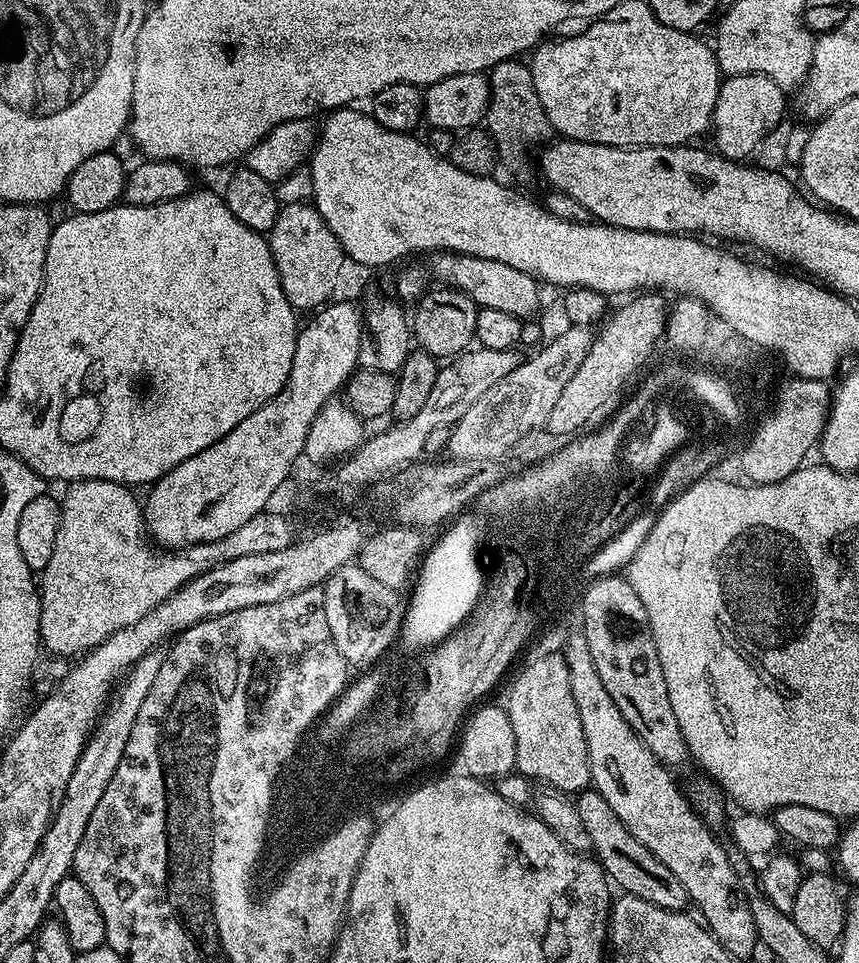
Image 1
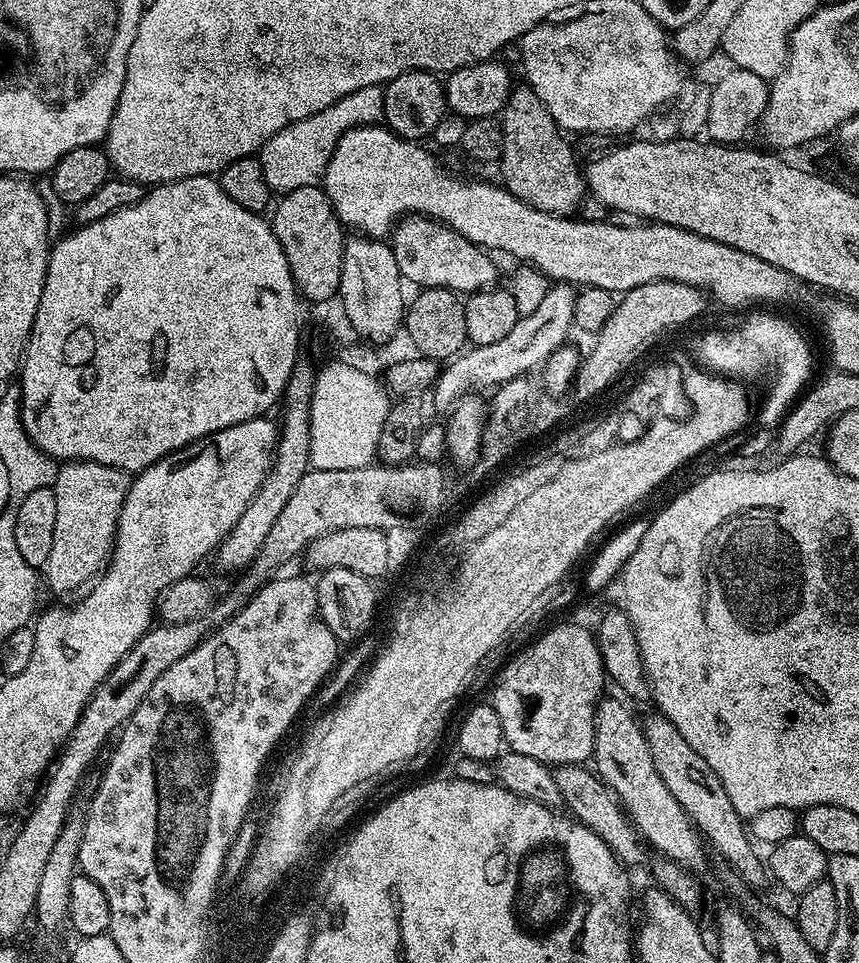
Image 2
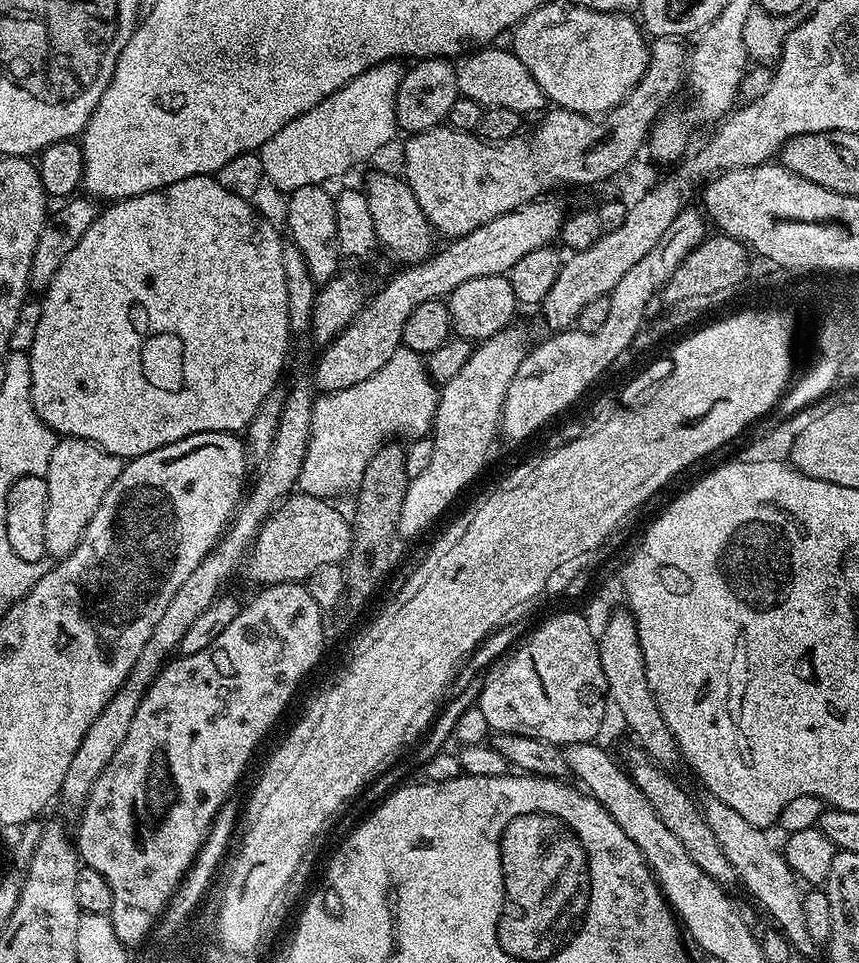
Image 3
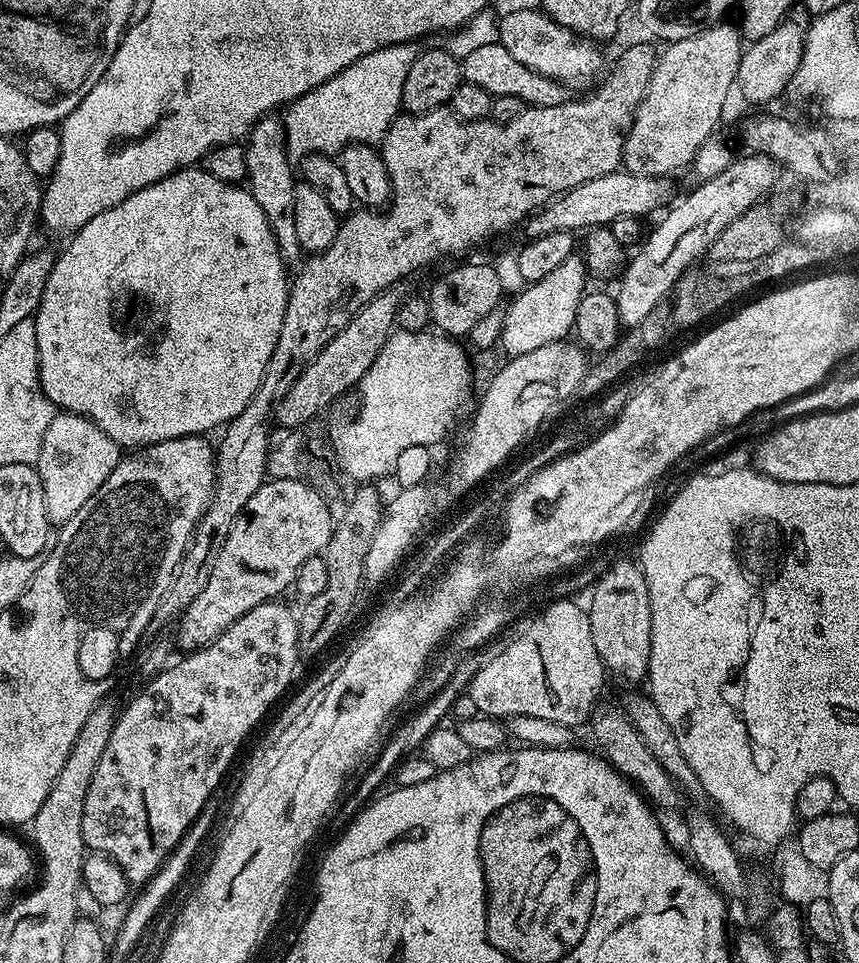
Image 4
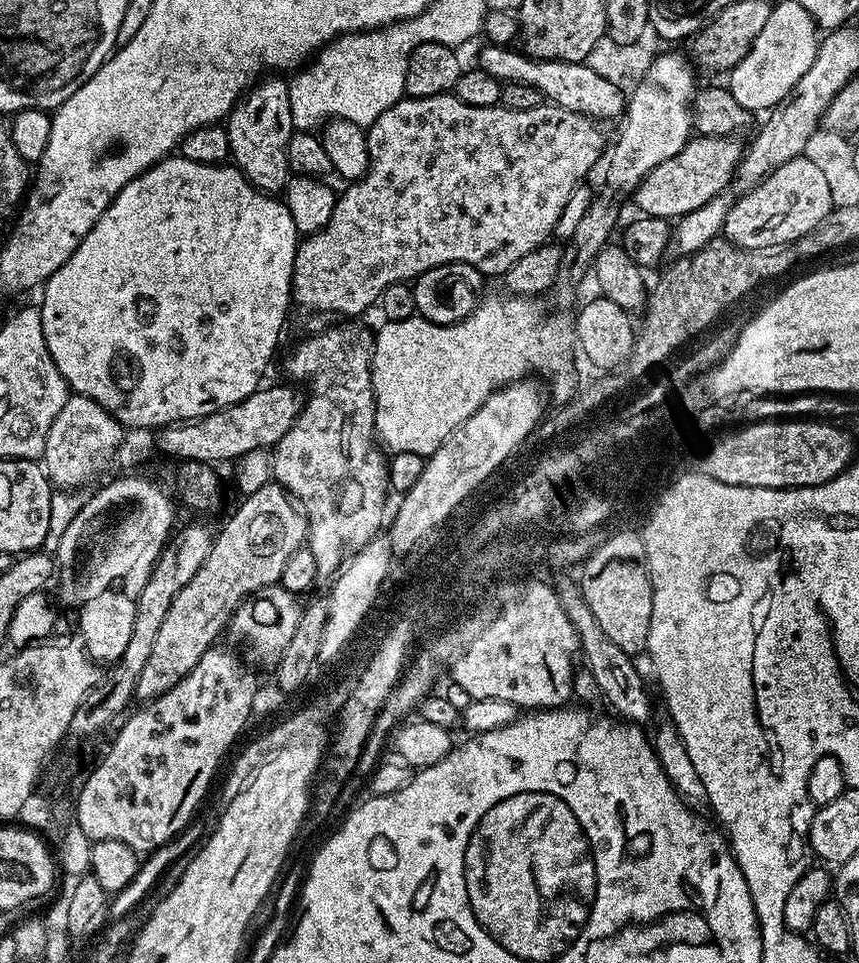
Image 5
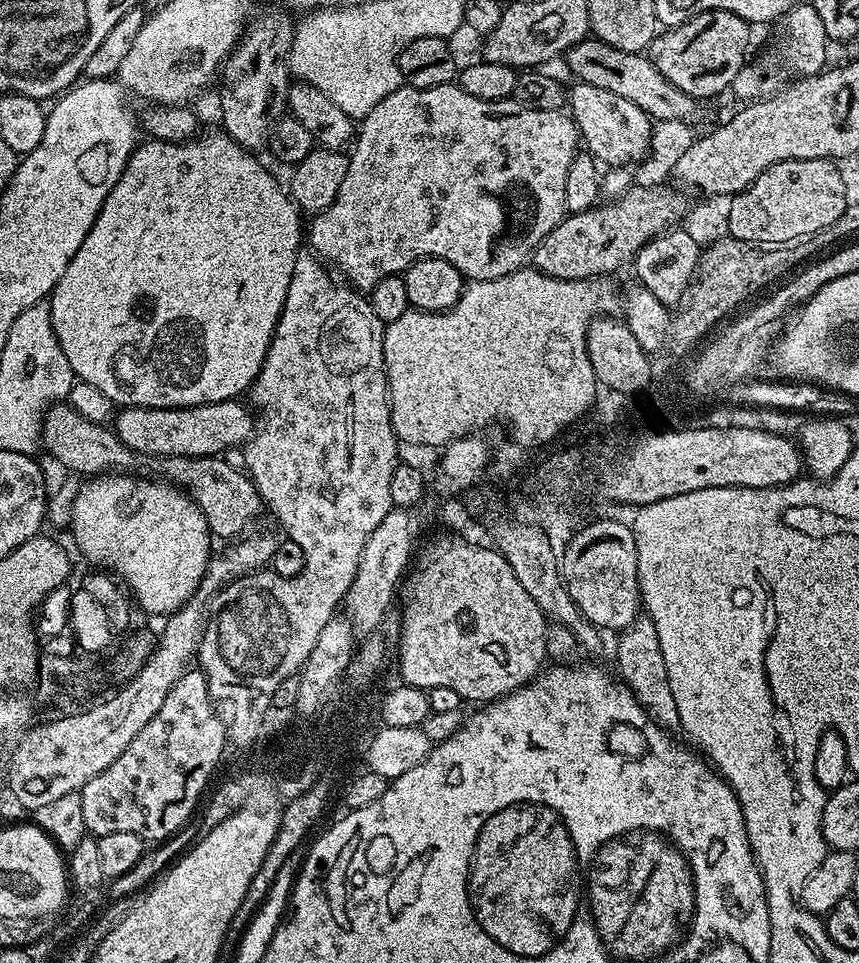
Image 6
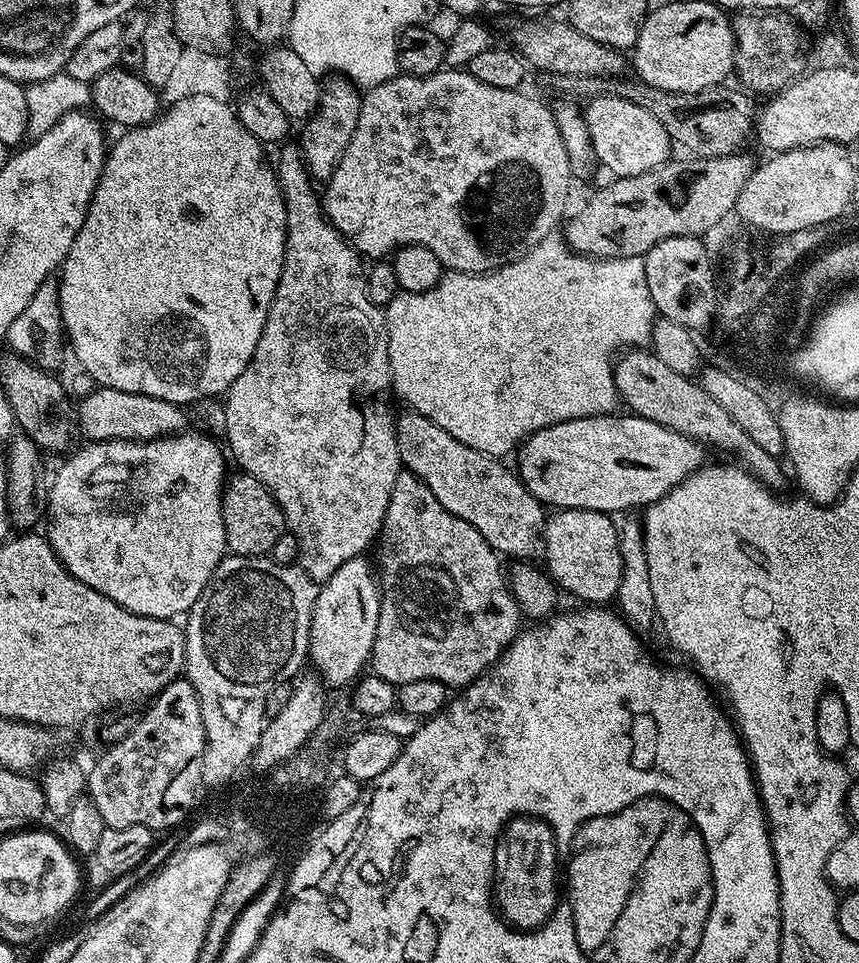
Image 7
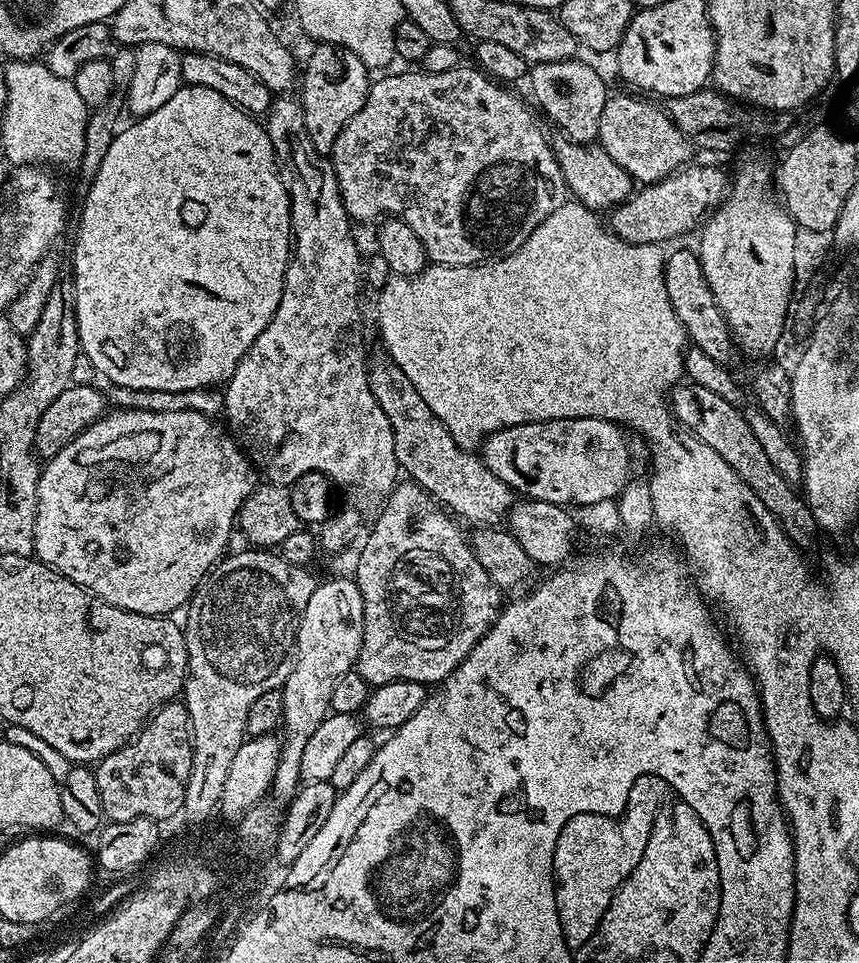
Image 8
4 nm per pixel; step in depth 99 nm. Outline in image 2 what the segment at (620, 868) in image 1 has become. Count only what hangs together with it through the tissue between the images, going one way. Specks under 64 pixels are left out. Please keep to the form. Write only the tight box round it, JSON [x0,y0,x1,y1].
[552,764,645,866]

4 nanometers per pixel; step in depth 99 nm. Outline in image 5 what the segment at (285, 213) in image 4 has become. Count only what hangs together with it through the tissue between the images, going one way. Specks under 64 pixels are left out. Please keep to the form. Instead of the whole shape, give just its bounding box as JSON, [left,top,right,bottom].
[226,79,294,194]

